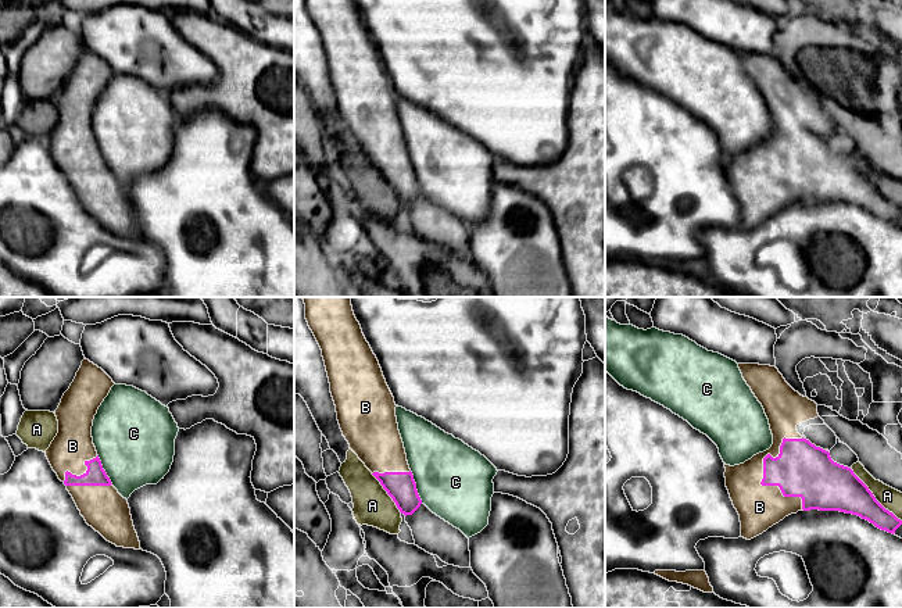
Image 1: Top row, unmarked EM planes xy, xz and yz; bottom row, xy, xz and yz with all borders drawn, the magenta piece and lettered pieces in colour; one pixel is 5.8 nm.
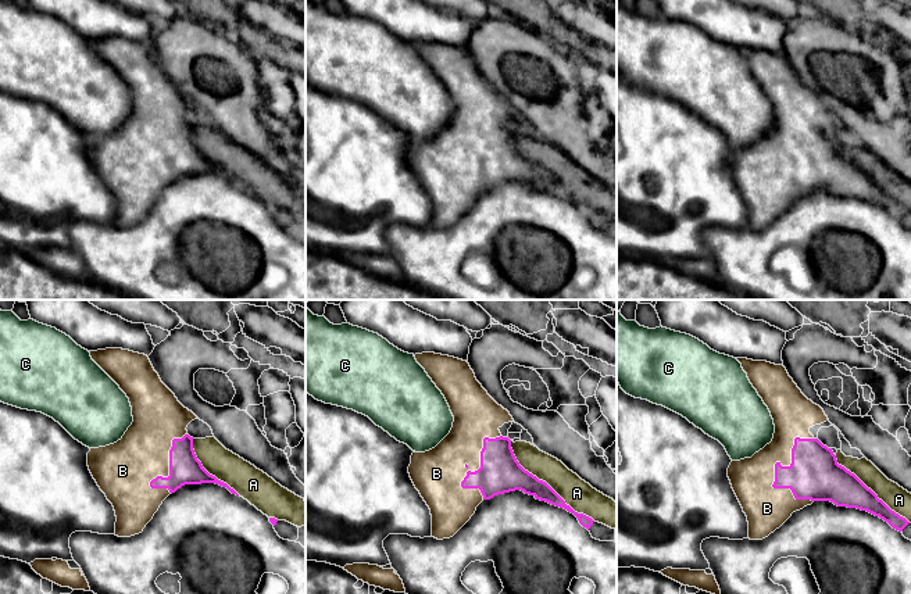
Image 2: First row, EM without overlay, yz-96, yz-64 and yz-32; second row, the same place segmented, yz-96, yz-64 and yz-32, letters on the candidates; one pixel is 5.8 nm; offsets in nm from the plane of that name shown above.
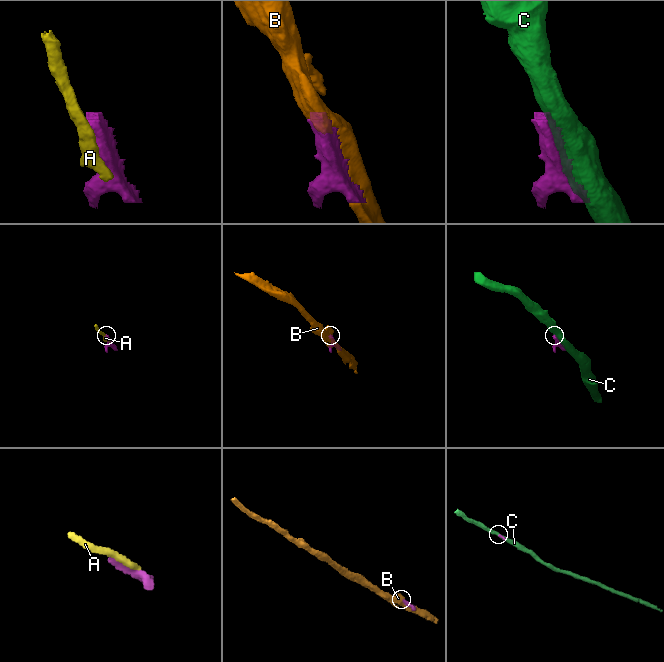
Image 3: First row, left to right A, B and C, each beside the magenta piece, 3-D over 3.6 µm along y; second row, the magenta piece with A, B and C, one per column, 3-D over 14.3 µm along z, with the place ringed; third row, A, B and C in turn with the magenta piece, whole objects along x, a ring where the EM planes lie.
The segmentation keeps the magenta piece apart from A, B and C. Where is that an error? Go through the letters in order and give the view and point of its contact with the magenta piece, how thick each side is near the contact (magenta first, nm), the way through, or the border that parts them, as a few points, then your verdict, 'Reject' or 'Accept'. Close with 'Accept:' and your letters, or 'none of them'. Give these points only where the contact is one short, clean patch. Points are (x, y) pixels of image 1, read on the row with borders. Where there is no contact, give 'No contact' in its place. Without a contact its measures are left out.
A: Touches magenta at yz (873, 496). Thickness 280 nm (magenta) against 120 nm. Reject
B: Touches magenta at yz (761, 482). Thickness 320 nm (magenta) against 260 nm. Accept
C: Touches magenta at xz (415, 487). Thickness 170 nm (magenta) against 440 nm. Reject
Accept: B

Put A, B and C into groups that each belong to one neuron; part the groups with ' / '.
A / B / C

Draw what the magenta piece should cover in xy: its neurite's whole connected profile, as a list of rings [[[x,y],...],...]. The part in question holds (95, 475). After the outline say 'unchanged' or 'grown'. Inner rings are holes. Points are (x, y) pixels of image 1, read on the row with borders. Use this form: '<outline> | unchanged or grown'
[[[82,361],[54,412],[58,433],[46,457],[89,526],[117,547],[142,550],[128,500],[103,469],[92,437],[94,415],[114,385],[101,368]]] | grown

